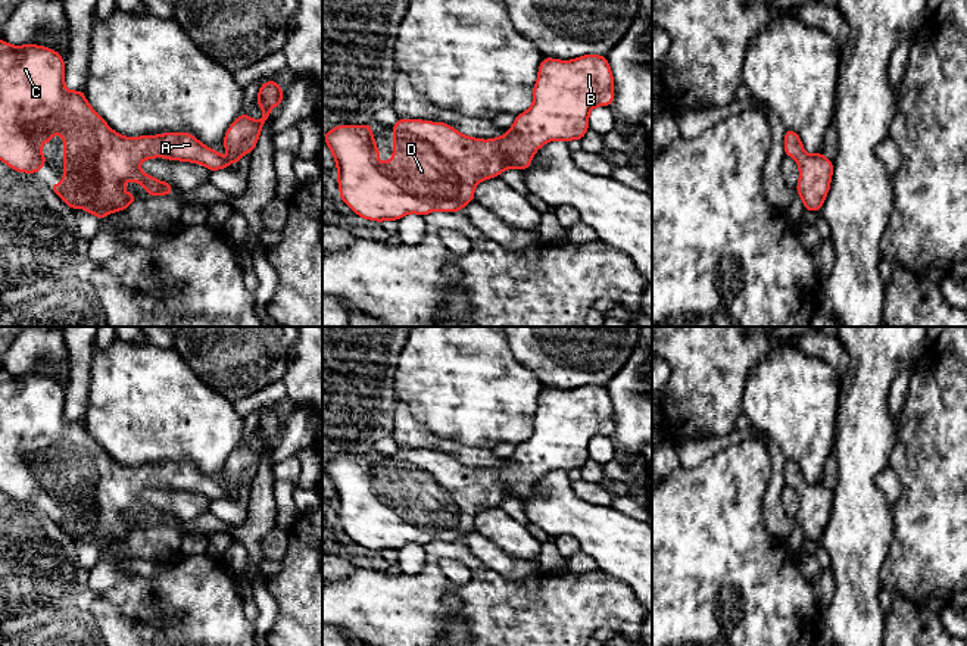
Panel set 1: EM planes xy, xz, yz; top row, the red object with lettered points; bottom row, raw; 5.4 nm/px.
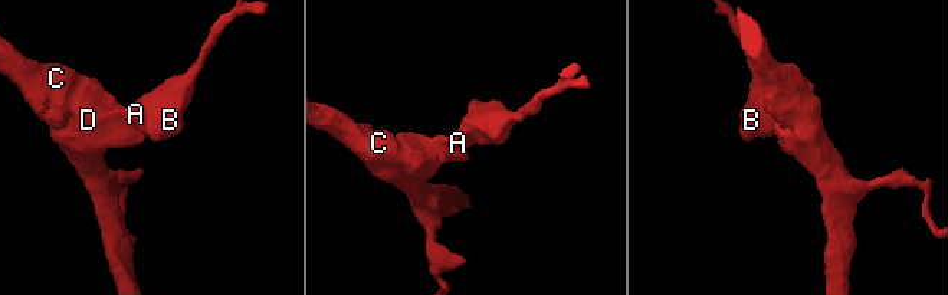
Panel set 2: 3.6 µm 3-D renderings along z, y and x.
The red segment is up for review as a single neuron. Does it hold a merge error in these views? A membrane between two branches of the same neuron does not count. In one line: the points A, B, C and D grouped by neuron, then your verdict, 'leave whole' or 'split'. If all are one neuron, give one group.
A B C D | leave whole

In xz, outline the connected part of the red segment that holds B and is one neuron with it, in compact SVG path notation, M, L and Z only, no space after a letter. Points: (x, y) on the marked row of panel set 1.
M586 54L573 60L543 57L533 88L533 106L517 115L514 125L502 137L486 141L467 137L444 122L399 119L393 125L393 157L390 162L381 163L369 162L383 157L383 153L375 149L378 141L372 137L371 122L361 127L337 125L325 132L324 140L336 159L340 199L364 219L400 221L408 213L427 216L433 210L461 212L465 205L474 200L474 190L480 181L496 178L508 168L527 169L533 155L549 141L581 140L589 129L590 110L612 103L614 77L606 56Z

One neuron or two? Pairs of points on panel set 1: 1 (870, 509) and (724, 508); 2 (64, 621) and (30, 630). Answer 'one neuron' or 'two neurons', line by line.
1: two neurons
2: one neuron

